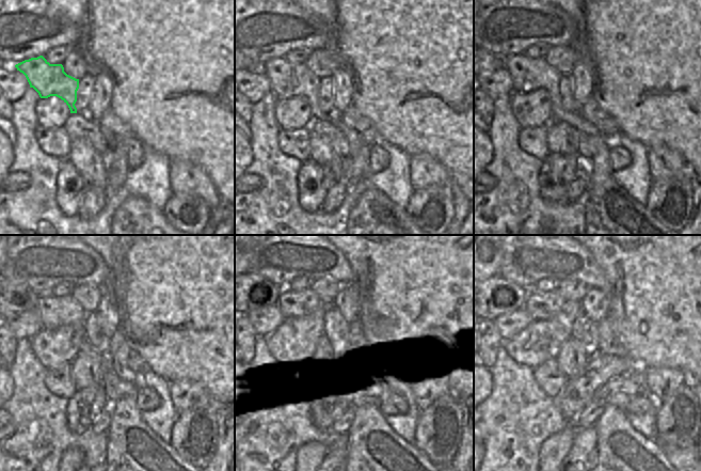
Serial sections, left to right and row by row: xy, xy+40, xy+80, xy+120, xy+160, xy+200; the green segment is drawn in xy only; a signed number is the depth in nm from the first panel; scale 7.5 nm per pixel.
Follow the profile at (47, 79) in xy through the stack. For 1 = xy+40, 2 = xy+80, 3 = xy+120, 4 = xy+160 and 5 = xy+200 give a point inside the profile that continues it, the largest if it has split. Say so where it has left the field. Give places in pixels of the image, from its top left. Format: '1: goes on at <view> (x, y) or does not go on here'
1: goes on at xy+40 (287, 79)
2: goes on at xy+80 (528, 74)
3: goes on at xy+120 (54, 312)
4: goes on at xy+160 (304, 304)
5: goes on at xy+200 (541, 304)

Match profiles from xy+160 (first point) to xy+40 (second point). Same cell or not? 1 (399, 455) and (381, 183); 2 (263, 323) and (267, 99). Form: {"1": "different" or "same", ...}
{"1": "different", "2": "different"}

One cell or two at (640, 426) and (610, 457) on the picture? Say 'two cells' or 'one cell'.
two cells

